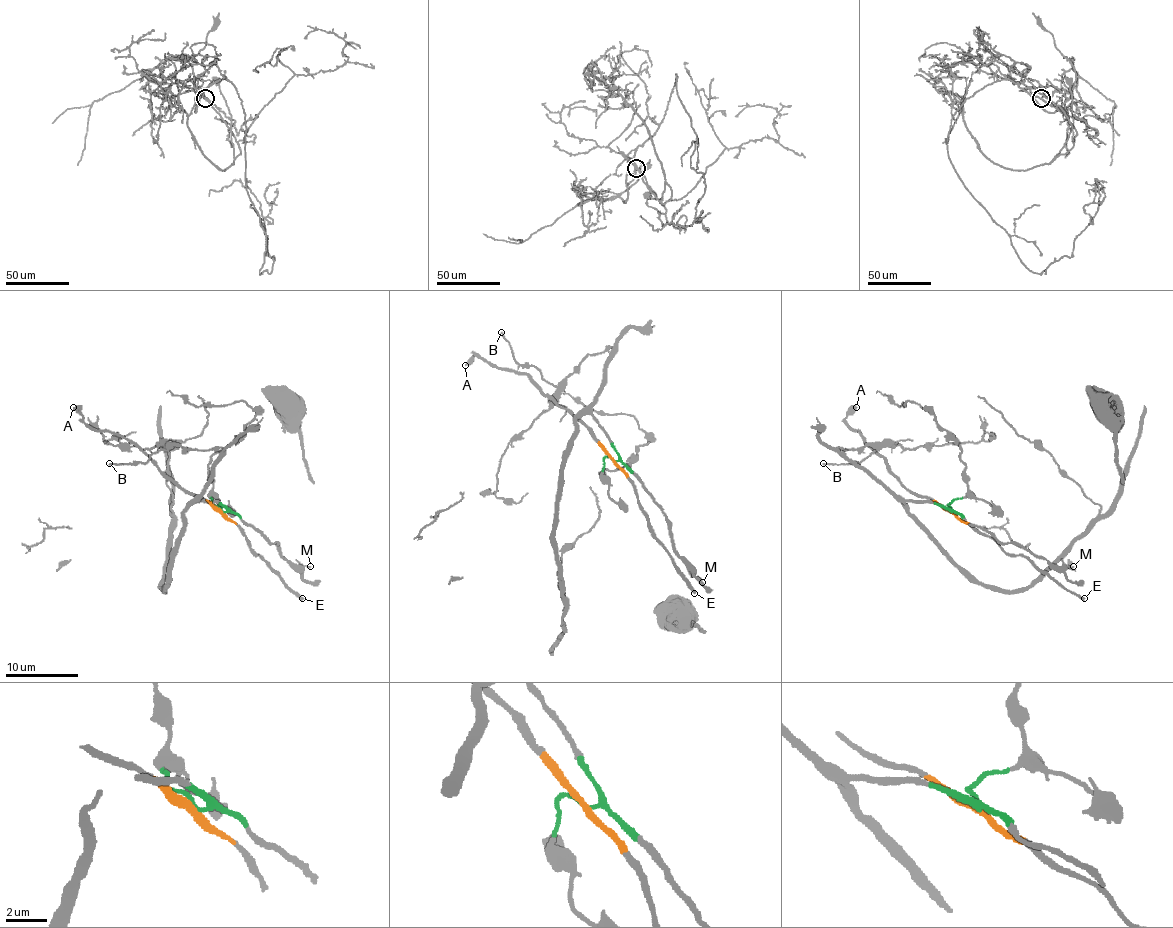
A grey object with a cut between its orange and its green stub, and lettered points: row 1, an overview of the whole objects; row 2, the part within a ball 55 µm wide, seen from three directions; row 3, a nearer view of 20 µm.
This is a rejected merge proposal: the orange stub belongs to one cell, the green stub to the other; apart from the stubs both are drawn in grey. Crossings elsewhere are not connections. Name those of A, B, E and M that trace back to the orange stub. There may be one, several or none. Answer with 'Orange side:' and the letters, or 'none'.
Orange side: A, E

